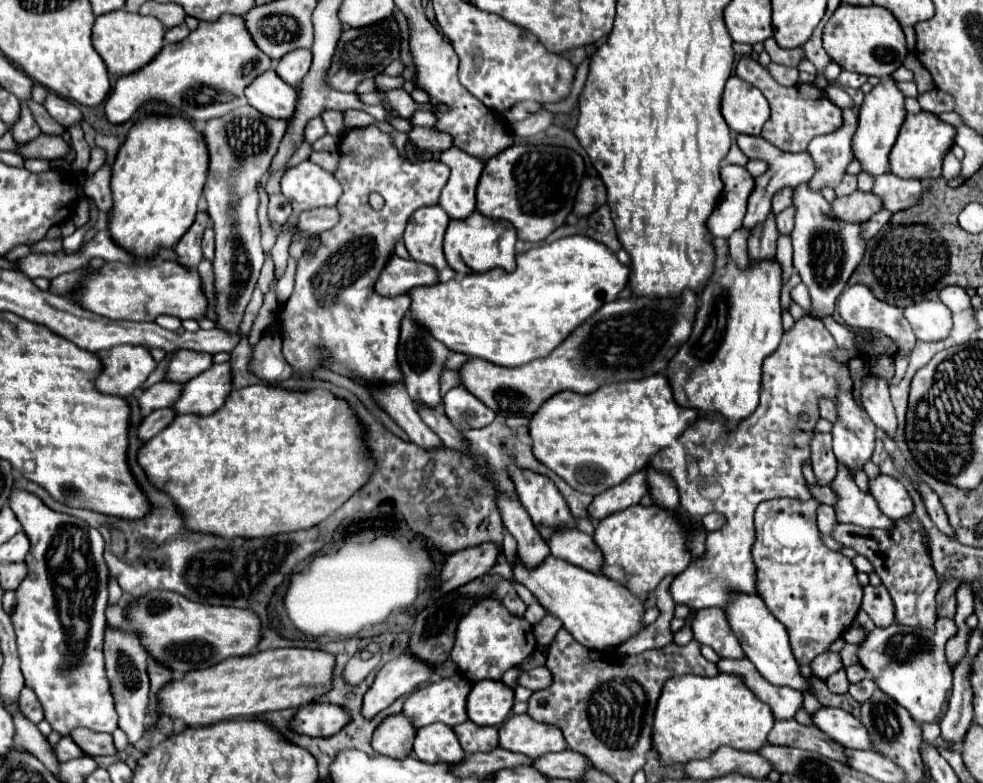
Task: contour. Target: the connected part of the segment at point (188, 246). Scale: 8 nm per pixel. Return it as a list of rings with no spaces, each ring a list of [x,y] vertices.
[[[199,211],[191,229],[175,245],[175,261],[179,265],[191,269],[191,271],[197,269],[199,261],[203,259],[203,255],[201,255],[201,237],[203,237],[203,231],[205,231],[207,223],[209,223],[209,215]]]

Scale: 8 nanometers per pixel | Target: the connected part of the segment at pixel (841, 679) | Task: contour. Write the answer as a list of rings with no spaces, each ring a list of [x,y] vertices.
[[[845,669],[837,671],[835,675],[831,675],[831,677],[827,679],[827,687],[829,687],[831,693],[837,693],[837,695],[847,693],[847,689],[849,689],[849,681],[847,681],[847,677],[845,677]]]

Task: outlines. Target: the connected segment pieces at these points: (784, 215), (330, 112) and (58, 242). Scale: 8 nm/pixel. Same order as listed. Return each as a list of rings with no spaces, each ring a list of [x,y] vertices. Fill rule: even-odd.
[[[789,207],[789,209],[785,209],[777,215],[775,223],[777,223],[779,235],[791,235],[791,231],[793,231],[793,213],[795,213],[795,207]]]
[[[327,109],[323,115],[321,115],[325,127],[327,127],[327,133],[331,135],[337,135],[339,129],[343,127],[343,113],[337,111],[337,109]]]
[[[63,238],[58,239],[43,239],[39,243],[35,244],[31,252],[32,253],[57,253],[62,249]]]

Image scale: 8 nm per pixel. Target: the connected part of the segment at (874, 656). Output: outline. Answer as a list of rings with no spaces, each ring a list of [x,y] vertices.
[[[941,617],[935,623],[935,631],[913,629],[905,625],[889,625],[885,629],[875,627],[859,643],[857,659],[871,673],[877,687],[905,707],[917,723],[933,723],[943,715],[943,703],[953,689],[953,673],[945,659],[945,643],[957,633],[953,619]]]

